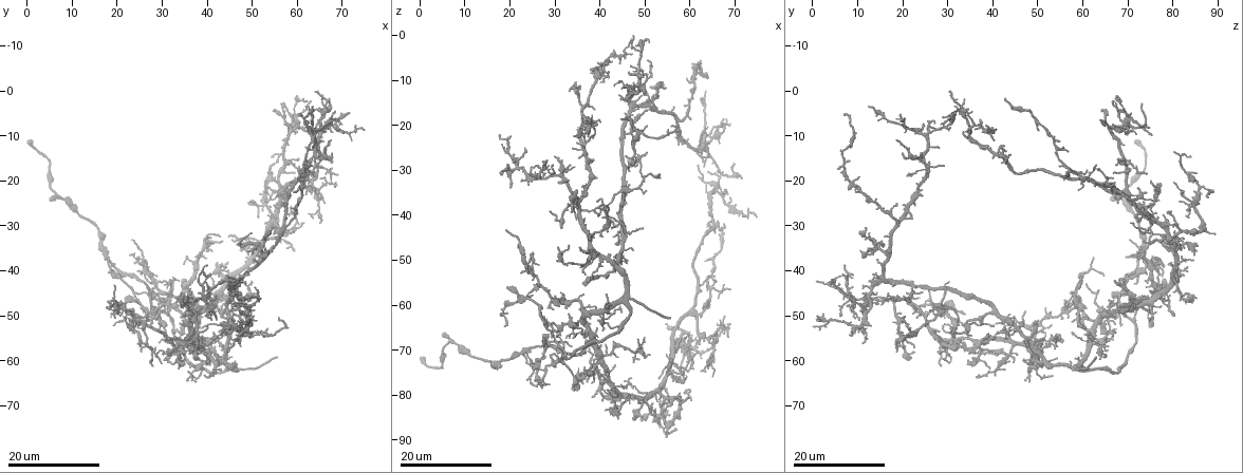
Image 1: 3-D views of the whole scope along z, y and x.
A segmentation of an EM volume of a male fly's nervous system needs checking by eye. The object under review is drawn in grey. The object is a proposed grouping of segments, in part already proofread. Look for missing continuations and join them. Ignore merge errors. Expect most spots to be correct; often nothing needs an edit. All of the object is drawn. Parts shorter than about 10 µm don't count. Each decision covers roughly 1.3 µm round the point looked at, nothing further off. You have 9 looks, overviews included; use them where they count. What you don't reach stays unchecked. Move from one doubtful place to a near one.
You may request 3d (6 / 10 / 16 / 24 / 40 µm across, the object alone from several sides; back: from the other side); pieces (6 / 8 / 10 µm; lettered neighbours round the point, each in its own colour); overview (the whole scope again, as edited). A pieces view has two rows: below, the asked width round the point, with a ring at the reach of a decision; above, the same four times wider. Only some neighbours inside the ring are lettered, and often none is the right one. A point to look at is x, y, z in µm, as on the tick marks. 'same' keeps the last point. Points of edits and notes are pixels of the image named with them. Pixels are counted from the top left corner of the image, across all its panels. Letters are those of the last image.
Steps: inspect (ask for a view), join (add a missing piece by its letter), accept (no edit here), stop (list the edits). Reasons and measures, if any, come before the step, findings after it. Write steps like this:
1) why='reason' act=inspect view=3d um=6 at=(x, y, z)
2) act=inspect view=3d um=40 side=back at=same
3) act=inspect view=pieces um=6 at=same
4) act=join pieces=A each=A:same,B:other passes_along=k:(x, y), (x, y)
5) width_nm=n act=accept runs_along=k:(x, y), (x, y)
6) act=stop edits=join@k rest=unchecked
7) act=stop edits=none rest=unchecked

why='free end' act=inspect view=3d um=16 at=(55.0, 59.0, 62.5)

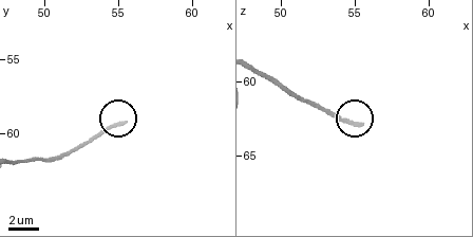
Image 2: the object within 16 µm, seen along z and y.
act=inspect view=pieces um=8 at=(55.4, 59.2, 63.0)

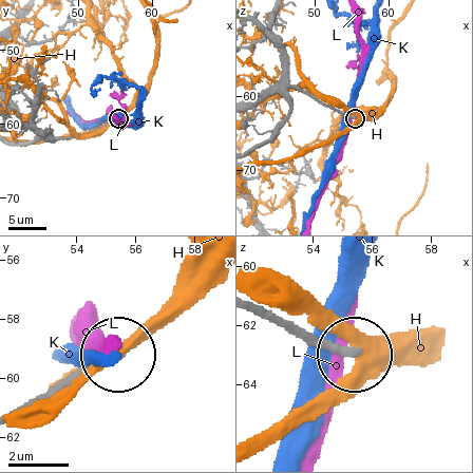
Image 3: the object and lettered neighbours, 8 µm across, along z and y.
act=accept each=H:other,K:other,L:other runs_along=3:(257, 304), (353, 355) found='no lettered piece goes on from it'

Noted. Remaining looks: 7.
why='an open end' act=inspect view=3d um=24 at=(43.0, 49.5, 80.5)

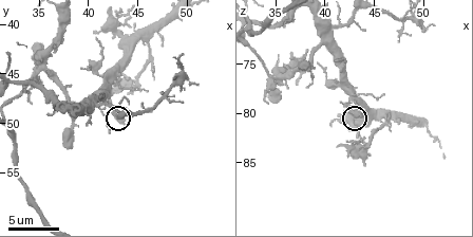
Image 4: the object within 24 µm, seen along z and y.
act=inspect view=pieces um=8 at=(43.6, 50.0, 80.2)

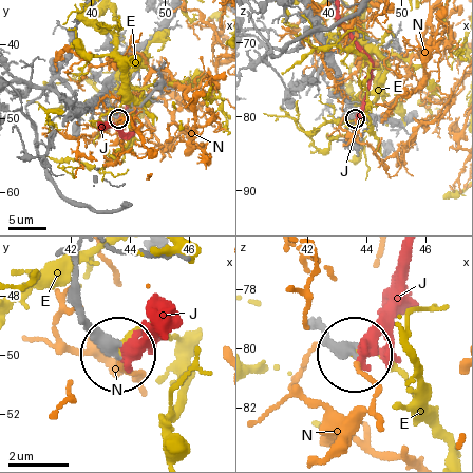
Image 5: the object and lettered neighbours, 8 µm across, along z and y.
width_nm=380 act=accept each=E:other,J:other,N:other runs_along=5:(76, 258), (76, 310), (116, 353) found='no lettered piece goes on from it'

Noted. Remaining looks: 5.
why='branch stops here' act=inspect view=3d um=16 at=(59.5, 27.0, 79.0)

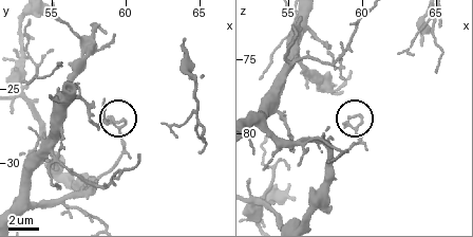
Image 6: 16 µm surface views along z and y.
act=inspect view=pieces um=10 at=(59.2, 27.2, 79.0)

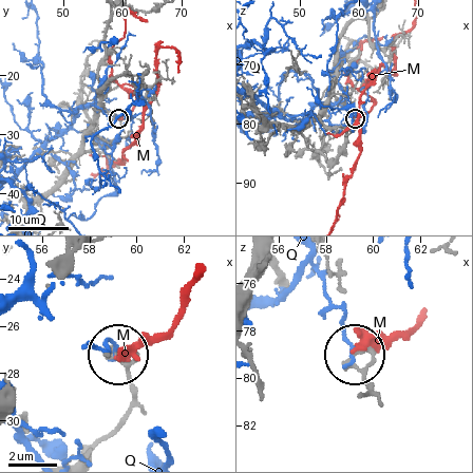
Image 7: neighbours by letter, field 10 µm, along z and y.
act=accept each=M:other,Q:other found='none of them fits'

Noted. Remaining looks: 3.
why='end of a long branch' act=inspect view=3d um=24 at=(0.0, 11.0, 71.5)

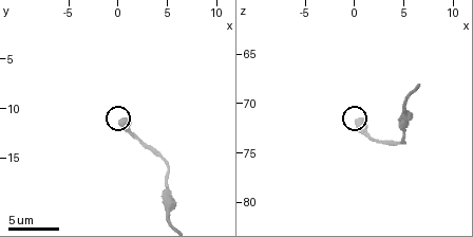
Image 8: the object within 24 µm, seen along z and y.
act=inspect view=pieces um=6 at=(0.6, 11.0, 71.8)

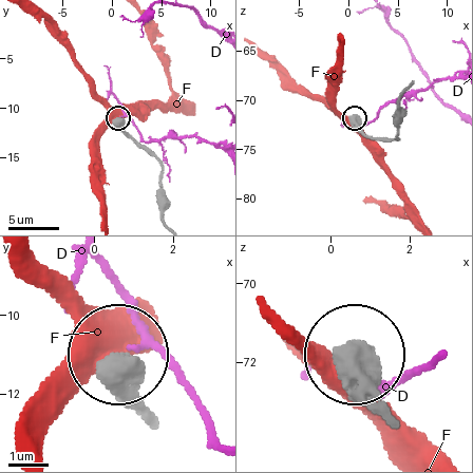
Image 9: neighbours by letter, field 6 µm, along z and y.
width_nm=670 act=accept each=D:other,F:other found='none of them fits'

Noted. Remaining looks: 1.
act=stop edits=none rest=unchecked

